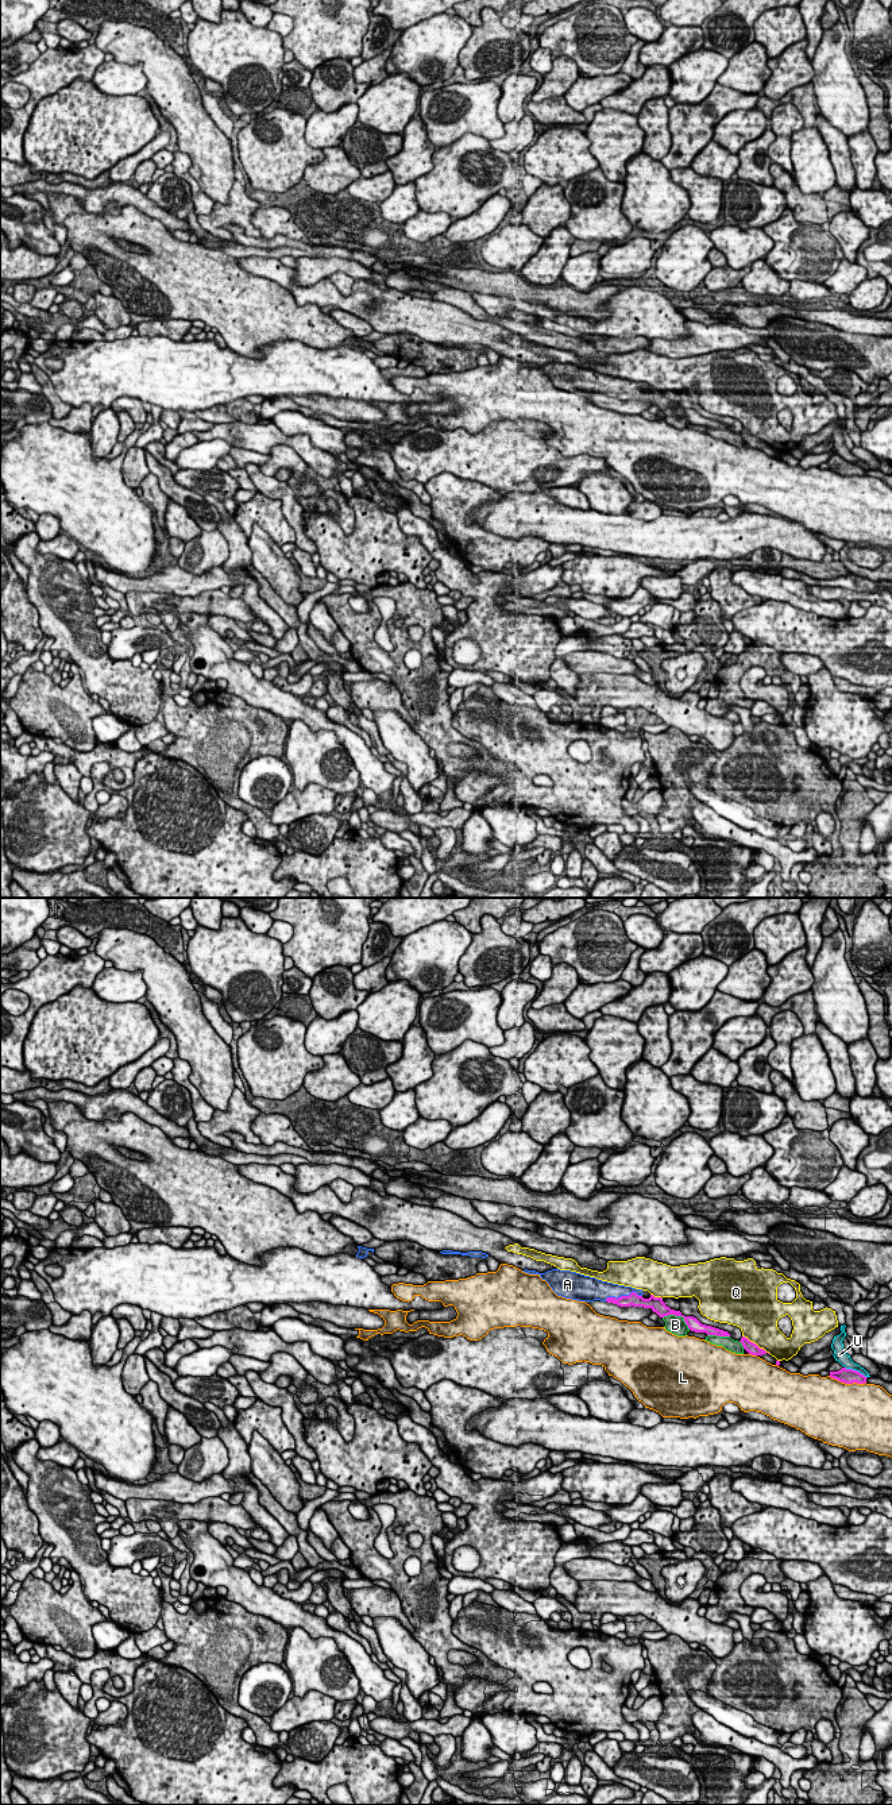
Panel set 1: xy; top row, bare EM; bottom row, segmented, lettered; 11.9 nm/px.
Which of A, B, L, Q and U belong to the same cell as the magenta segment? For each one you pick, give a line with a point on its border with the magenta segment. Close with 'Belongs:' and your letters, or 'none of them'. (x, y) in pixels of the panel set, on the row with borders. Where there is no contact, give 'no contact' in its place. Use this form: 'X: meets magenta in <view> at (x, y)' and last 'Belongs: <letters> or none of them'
A: meets magenta in xy at (622, 1296)
Belongs: A

